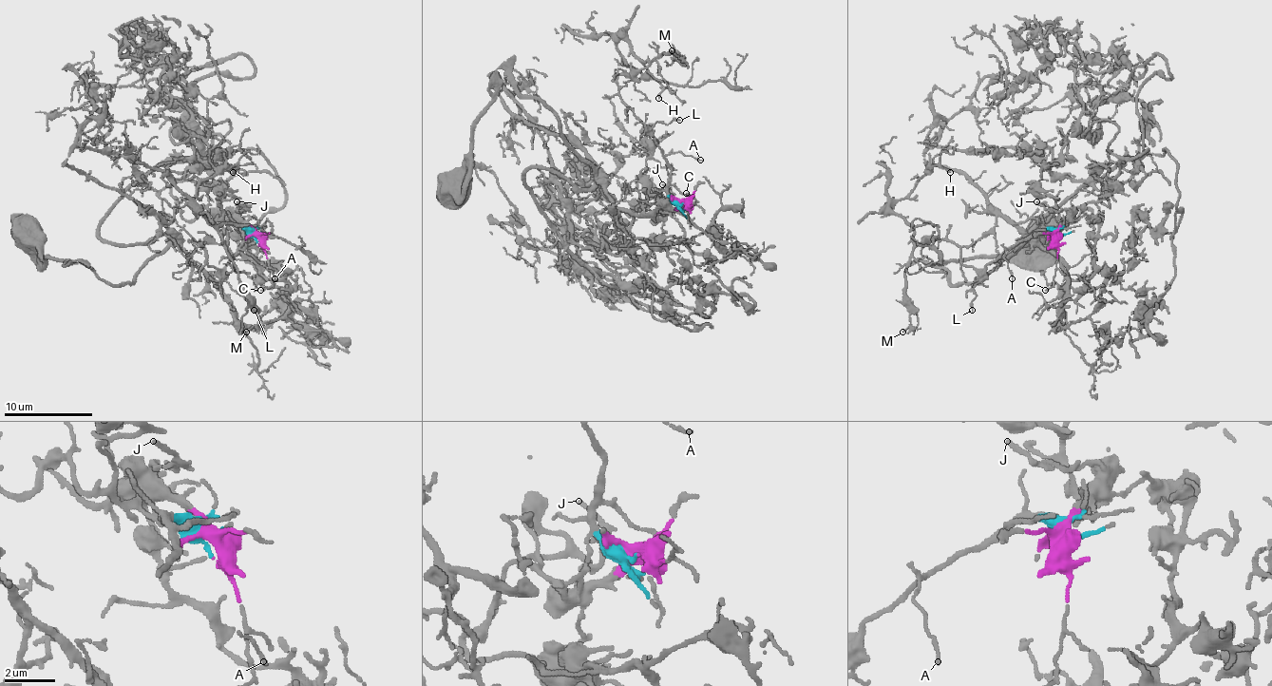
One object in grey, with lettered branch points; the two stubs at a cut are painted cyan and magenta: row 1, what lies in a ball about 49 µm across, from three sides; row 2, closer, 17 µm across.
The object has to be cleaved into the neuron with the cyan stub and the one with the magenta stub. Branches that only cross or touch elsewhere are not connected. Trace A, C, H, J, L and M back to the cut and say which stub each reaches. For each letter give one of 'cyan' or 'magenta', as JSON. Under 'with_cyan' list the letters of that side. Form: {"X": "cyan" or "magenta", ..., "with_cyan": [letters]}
{"A": "cyan", "C": "magenta", "H": "cyan", "J": "magenta", "L": "cyan", "M": "cyan", "with_cyan": ["A", "H", "L", "M"]}

